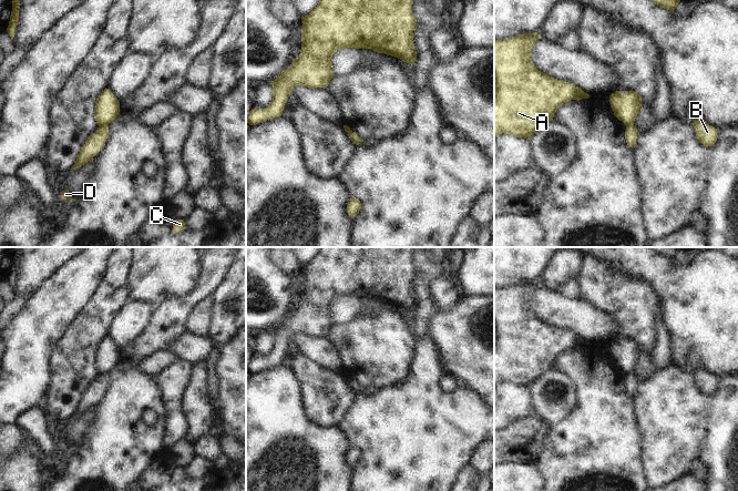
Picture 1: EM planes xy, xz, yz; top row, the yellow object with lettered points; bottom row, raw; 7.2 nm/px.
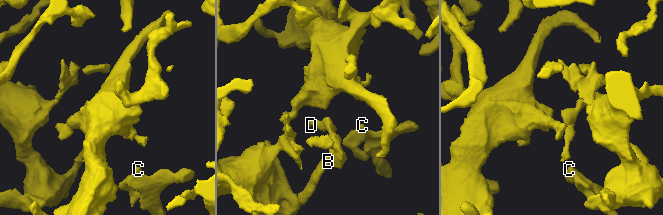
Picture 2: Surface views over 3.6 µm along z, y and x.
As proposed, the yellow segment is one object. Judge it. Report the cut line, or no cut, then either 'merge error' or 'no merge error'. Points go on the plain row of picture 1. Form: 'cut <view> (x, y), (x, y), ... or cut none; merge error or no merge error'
cut xy (106, 372), (100, 375); merge error

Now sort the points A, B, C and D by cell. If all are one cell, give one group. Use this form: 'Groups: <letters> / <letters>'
Groups: A B C / D

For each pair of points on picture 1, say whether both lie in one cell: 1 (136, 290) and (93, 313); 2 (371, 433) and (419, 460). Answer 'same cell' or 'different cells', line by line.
1: different cells
2: same cell

